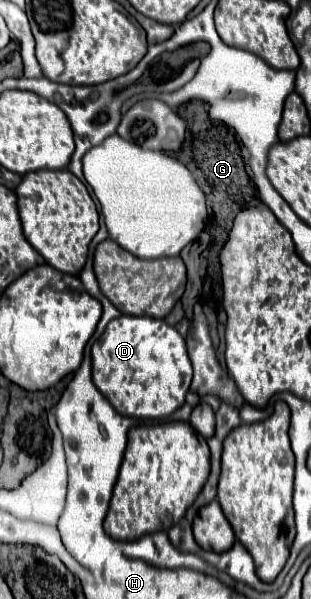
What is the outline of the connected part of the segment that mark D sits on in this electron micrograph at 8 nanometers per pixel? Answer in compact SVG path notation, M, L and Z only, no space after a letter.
M120 316L92 344L92 378L108 402L130 418L164 418L184 404L192 382L186 342L174 326L150 316Z

